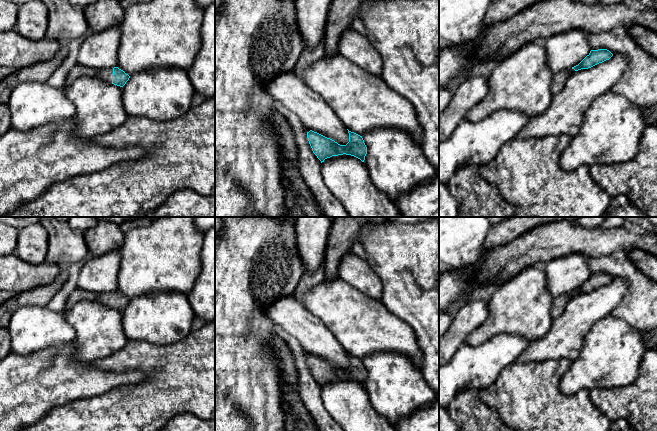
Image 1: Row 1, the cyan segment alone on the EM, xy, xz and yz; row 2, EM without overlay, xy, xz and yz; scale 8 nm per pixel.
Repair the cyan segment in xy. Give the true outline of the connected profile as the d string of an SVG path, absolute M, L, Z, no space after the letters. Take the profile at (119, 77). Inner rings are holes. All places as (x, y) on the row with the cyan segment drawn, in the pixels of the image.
M75 65L66 78L66 86L71 85L81 77L96 77L104 82L123 87L129 80L130 76L118 67L108 69L92 69L82 65Z

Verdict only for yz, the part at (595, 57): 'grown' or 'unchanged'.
grown

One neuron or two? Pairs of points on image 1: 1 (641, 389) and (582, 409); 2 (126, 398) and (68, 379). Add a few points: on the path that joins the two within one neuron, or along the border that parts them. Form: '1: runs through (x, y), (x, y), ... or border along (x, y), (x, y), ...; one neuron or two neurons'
1: border along (589, 391), (591, 401), (611, 420); two neurons
2: border along (129, 383), (114, 386), (103, 393), (85, 399); two neurons

